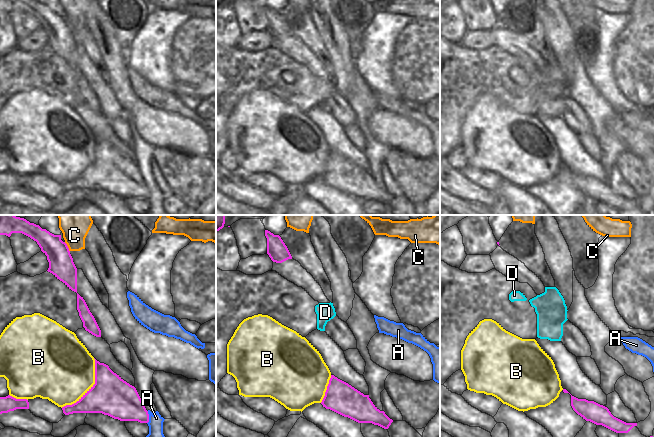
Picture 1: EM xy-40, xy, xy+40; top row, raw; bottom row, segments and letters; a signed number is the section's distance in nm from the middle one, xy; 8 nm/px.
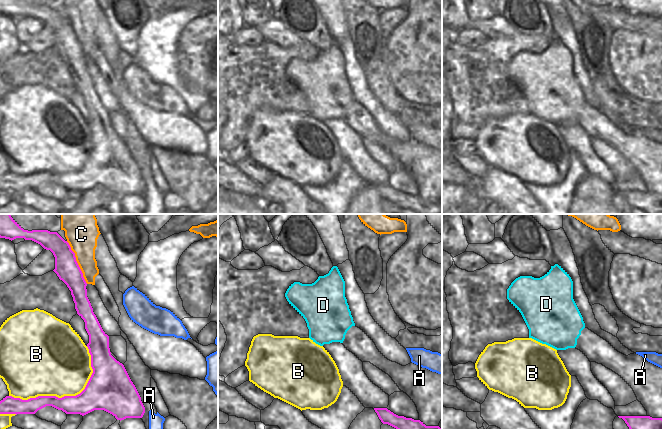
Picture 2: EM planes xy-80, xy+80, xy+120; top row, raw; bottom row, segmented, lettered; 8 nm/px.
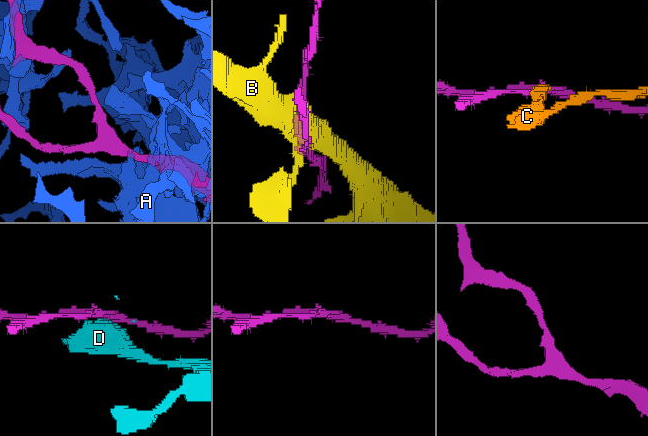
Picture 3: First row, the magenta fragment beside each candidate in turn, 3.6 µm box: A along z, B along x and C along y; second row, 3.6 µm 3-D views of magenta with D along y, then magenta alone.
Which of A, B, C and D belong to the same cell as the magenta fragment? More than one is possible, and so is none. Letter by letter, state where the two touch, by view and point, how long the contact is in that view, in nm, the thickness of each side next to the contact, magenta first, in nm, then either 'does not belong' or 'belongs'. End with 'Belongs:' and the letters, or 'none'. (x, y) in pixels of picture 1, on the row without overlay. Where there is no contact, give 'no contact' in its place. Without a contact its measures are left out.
A: xy-40 (148, 193) | 100 nm | 280/140 nm | does not belong
B: xy-40 (91, 163) | 480 nm | 320/480 nm | does not belong
C: xy-40 (67, 23) | 90 nm | 200/180 nm | does not belong
D: no contact | does not belong
Belongs: none

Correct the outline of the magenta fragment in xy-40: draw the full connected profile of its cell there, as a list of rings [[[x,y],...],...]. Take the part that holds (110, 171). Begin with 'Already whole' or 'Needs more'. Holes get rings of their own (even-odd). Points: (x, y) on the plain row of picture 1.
Already whole. [[[96,135],[95,160],[76,179],[62,186],[65,191],[102,189],[120,197],[149,198],[148,187],[136,164]]]

